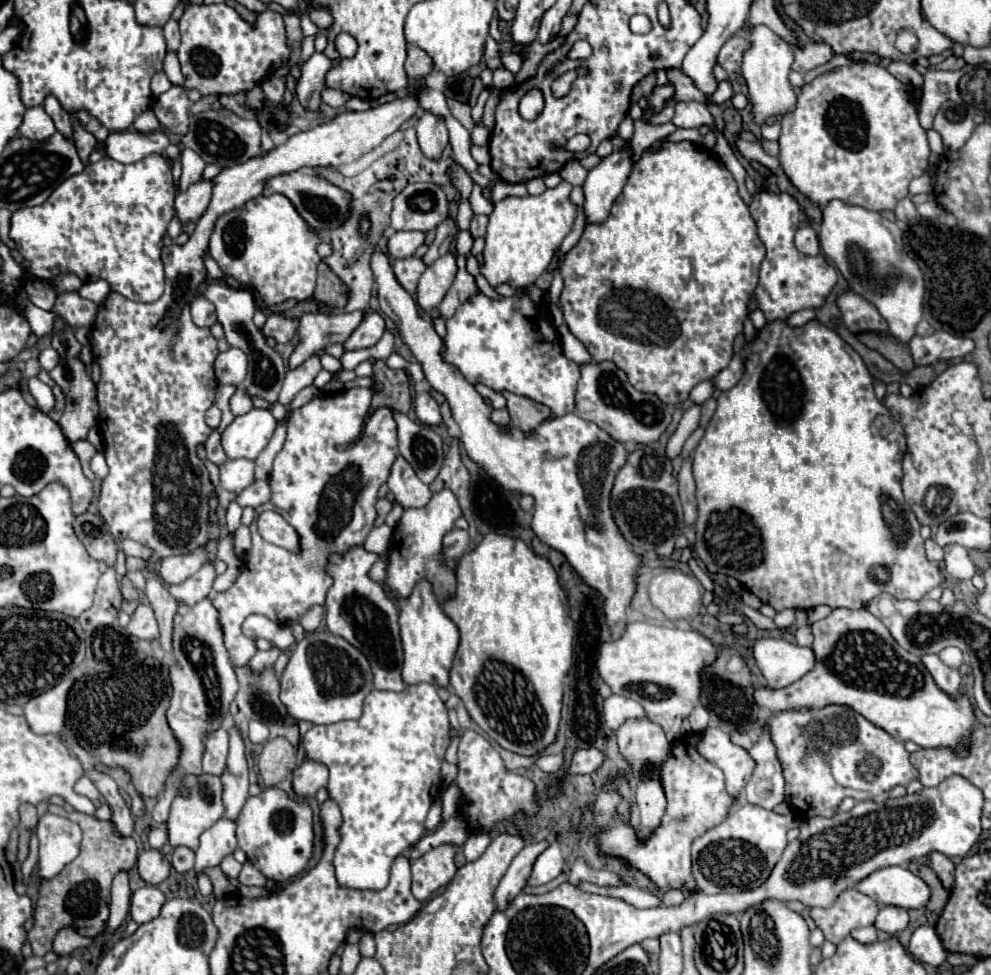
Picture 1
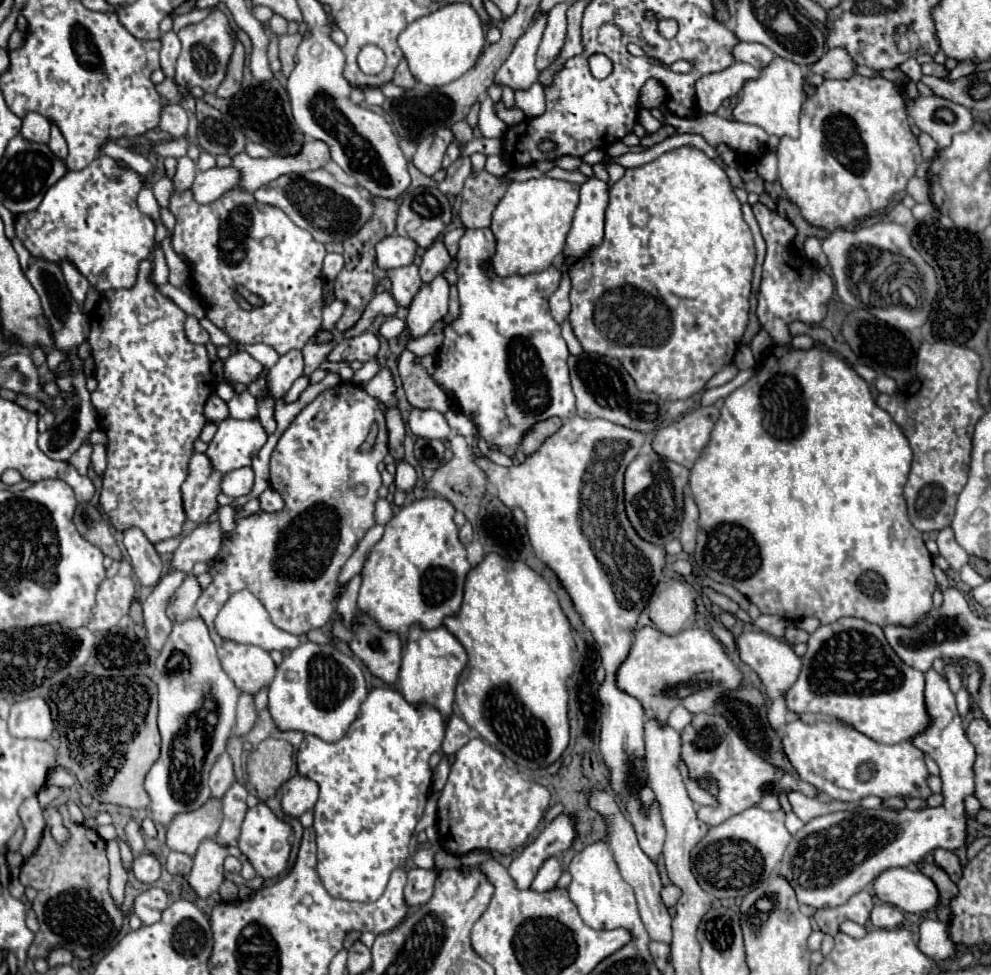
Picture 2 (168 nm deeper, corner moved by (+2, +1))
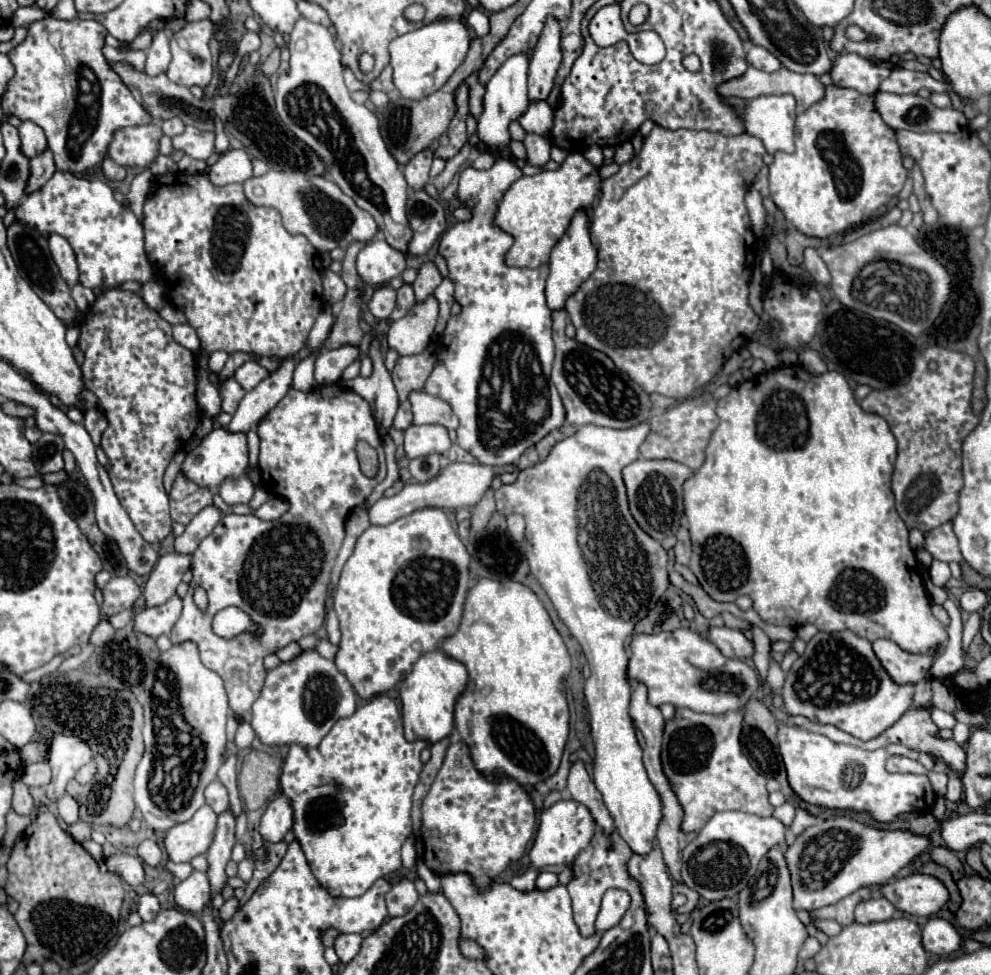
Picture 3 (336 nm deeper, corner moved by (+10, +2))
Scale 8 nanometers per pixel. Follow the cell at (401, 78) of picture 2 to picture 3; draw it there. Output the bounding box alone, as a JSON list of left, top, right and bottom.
[368,65,394,91]

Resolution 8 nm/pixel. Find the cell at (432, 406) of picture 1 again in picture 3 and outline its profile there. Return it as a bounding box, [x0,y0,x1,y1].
[404,425,452,459]

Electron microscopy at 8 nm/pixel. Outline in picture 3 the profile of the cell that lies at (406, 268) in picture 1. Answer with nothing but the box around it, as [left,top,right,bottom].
[398,285,416,313]

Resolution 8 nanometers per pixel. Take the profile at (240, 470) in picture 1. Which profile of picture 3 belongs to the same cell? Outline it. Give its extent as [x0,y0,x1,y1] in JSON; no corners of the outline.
[218,475,254,505]

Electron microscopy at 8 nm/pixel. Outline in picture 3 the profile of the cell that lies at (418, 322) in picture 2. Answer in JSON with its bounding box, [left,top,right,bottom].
[388,297,438,355]

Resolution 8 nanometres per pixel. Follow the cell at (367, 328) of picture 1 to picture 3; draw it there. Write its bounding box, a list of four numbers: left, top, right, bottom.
[314,347,358,385]

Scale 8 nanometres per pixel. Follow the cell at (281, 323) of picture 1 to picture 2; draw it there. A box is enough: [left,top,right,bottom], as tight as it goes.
[170,188,326,354]

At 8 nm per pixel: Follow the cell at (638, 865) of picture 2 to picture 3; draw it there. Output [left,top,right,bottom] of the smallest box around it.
[568,761,616,831]

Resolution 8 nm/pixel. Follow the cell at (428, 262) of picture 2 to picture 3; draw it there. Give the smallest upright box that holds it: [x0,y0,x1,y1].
[412,263,442,301]

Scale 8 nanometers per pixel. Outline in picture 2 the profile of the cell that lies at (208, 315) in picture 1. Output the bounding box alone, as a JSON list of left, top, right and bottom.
[186,316,210,344]

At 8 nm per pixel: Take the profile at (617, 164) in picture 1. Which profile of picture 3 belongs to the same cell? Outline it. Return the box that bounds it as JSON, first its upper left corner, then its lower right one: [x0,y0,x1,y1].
[546,211,596,311]

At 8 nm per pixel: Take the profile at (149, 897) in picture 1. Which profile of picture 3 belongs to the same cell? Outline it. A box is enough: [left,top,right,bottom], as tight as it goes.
[138,893,160,921]

